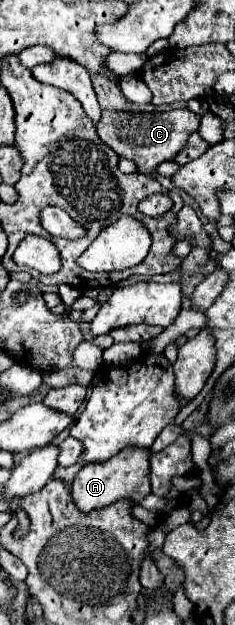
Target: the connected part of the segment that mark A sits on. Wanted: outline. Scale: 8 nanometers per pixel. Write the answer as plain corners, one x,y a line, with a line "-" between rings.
127,448
127,452
119,452
119,456
113,456
107,464
85,464
71,482
71,500
79,512
89,514
121,498
135,496
135,500
141,500
149,494
149,488
149,450
139,452
139,448

